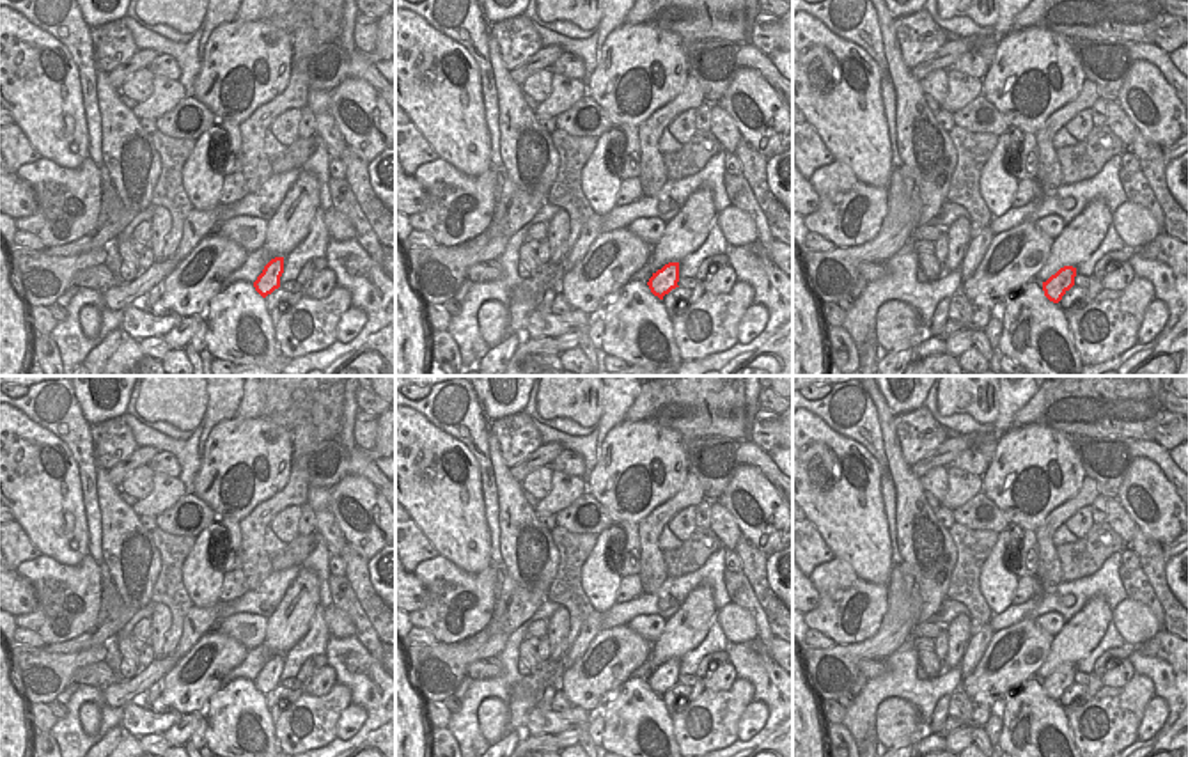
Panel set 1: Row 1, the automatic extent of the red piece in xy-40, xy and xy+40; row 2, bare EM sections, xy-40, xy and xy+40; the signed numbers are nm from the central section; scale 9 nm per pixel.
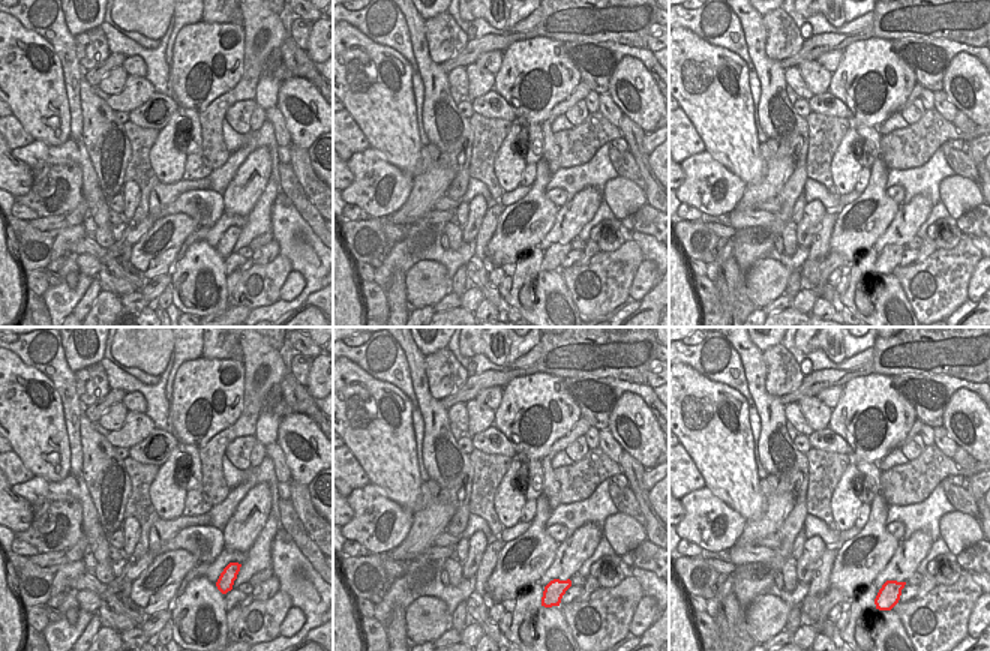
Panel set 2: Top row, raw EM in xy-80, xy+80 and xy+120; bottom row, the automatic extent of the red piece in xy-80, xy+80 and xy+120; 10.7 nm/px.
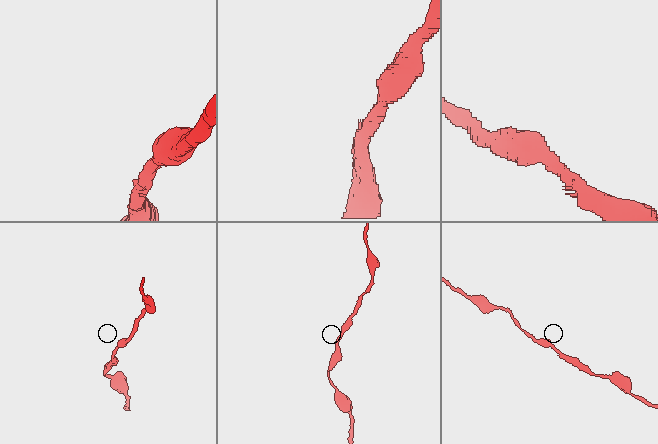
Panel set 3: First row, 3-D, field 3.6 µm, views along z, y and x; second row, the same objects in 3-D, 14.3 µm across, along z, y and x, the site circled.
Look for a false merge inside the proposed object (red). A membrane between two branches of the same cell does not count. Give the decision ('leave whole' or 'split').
leave whole

